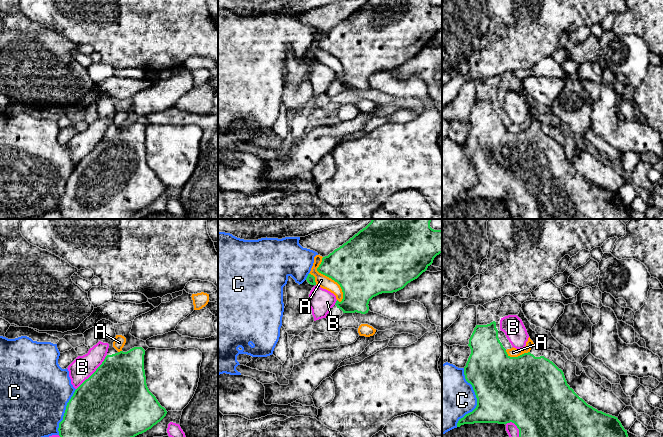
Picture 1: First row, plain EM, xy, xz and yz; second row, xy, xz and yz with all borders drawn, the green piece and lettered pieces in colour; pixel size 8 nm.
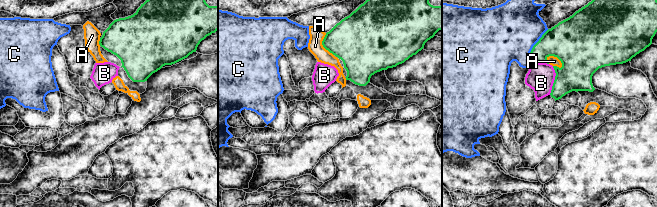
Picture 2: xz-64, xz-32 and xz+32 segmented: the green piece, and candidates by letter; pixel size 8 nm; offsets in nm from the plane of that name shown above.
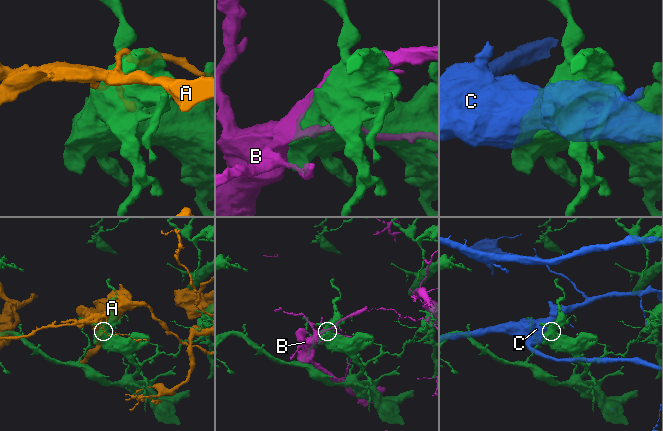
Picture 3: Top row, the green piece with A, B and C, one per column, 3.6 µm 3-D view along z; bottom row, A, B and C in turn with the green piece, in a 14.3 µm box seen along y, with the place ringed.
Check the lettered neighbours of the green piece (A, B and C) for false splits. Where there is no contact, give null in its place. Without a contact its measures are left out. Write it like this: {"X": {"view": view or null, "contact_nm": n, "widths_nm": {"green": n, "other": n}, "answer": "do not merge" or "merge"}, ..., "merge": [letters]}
{"A": {"view": "xz", "contact_nm": 400, "widths_nm": {"green": 440, "other": 100}, "answer": "do not merge"}, "B": {"view": "xy", "contact_nm": 360, "widths_nm": {"green": 500, "other": 180}, "answer": "do not merge"}, "C": {"view": "yz", "contact_nm": 480, "widths_nm": {"green": 500, "other": 400}, "answer": "do not merge"}, "merge": []}

